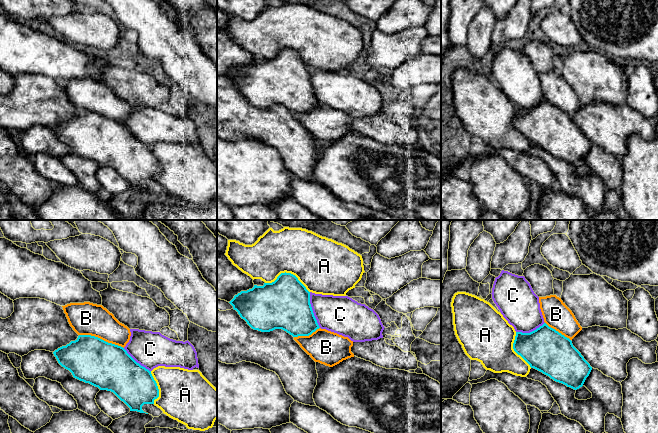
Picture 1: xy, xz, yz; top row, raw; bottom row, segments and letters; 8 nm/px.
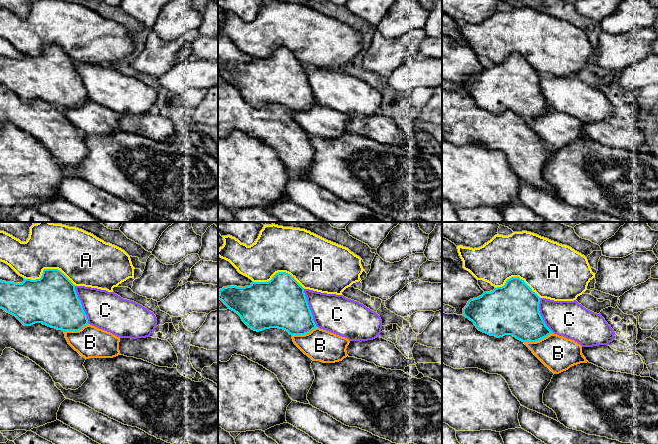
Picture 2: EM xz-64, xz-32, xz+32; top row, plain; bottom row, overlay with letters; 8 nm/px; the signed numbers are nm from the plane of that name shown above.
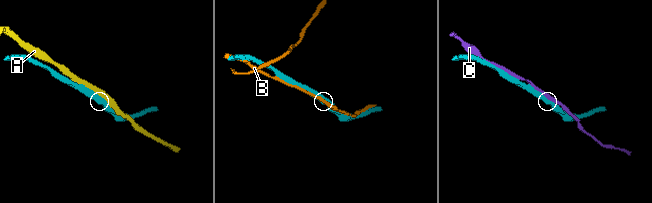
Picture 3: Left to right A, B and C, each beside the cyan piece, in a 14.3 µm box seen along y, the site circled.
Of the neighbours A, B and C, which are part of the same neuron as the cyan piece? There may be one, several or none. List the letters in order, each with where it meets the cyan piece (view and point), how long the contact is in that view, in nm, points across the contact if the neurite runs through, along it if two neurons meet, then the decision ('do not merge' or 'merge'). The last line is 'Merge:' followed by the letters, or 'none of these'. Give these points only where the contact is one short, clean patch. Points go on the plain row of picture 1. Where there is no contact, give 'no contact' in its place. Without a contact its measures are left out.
A: xz (288, 49) | 360 nm | do not merge
B: xy (101, 115) | 380 nm | merge
C: xz (312, 86) | 300 nm | do not merge
Merge: B

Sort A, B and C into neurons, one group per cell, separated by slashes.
A C / B

